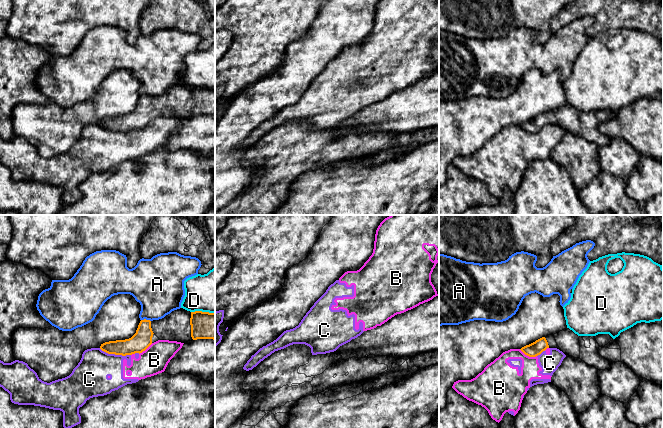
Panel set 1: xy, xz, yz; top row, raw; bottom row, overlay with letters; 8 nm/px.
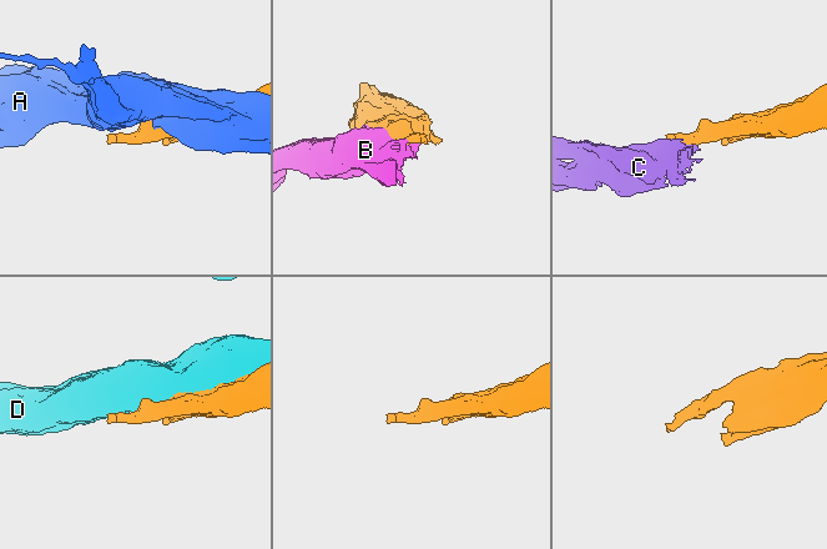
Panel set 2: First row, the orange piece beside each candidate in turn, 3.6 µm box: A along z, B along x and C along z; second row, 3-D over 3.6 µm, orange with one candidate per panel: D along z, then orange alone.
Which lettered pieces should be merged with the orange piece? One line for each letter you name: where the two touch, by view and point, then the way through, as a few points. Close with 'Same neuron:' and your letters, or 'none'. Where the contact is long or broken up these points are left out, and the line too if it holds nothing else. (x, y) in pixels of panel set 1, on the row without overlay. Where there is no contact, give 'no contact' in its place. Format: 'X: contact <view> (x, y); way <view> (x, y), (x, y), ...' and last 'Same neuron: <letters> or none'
Same neuron: none

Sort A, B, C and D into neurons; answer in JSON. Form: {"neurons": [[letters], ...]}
{"neurons": [["A"], ["B", "C"], ["D"]]}

